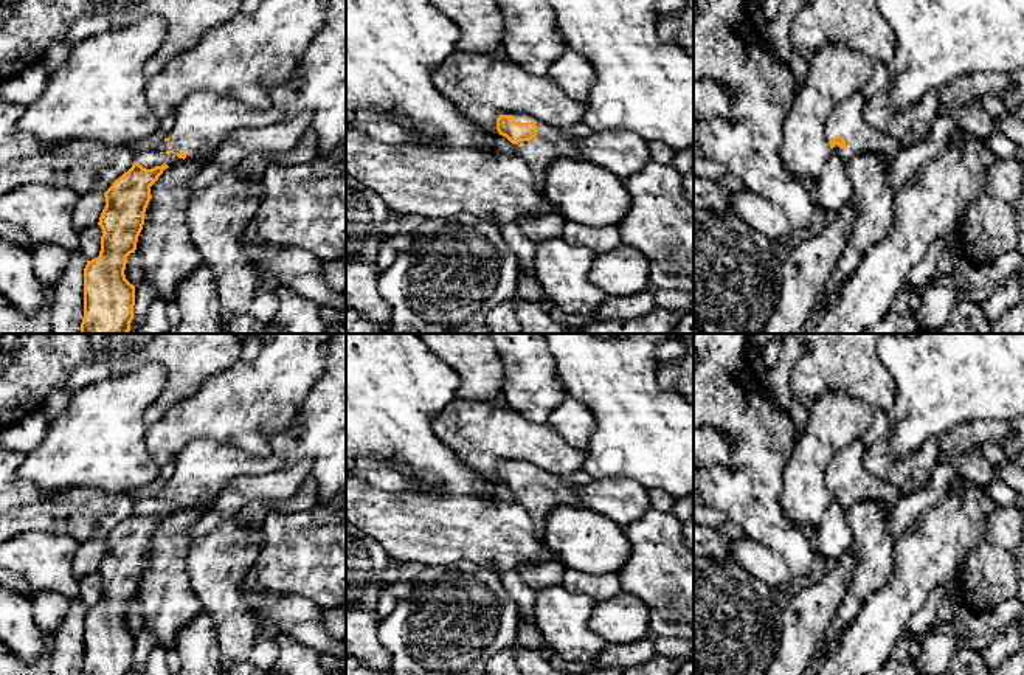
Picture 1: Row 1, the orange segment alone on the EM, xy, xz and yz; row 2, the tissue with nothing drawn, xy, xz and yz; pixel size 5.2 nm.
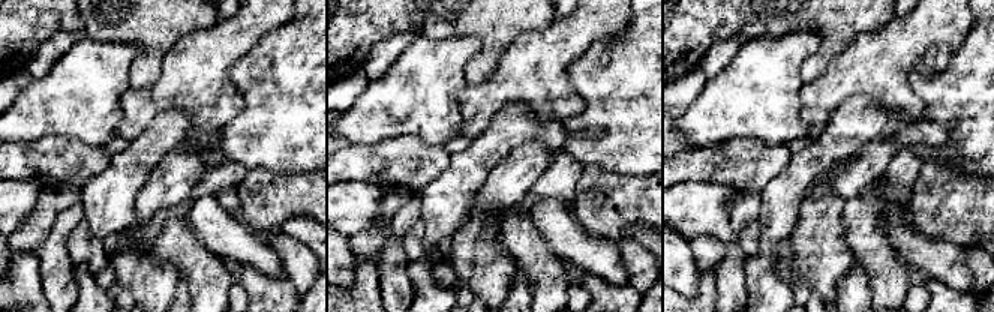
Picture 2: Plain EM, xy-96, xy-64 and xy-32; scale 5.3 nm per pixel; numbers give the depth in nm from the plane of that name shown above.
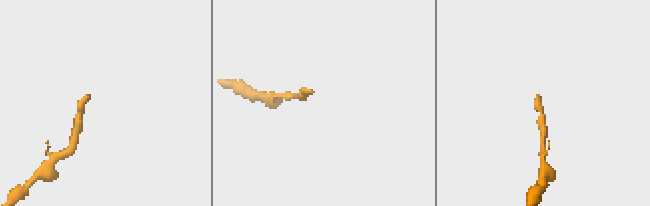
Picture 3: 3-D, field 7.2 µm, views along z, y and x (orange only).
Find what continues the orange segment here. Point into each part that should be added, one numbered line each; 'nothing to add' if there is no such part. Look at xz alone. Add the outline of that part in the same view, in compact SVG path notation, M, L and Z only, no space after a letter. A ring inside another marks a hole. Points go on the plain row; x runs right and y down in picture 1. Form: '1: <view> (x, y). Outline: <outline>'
1: xz (551, 491). Outline: M512 462L512 467L517 470L534 469L537 473L535 486L514 492L515 503L521 504L528 511L537 535L543 537L548 514L555 506L566 504L585 507L566 478L549 475L548 472L540 470L528 462Z

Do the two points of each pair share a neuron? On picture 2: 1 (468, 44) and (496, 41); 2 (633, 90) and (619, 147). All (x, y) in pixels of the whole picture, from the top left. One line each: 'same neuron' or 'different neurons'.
1: different neurons
2: same neuron

